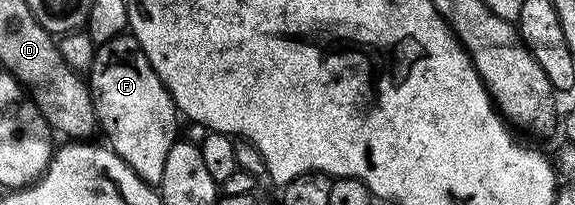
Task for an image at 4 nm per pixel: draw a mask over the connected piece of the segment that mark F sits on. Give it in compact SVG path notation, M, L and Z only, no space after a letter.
M123 35L97 46L88 70L88 84L98 123L101 132L106 132L109 148L124 159L140 179L155 187L161 186L168 151L172 151L174 142L180 137L180 114L172 95L166 90L160 75L156 75L152 63L148 63L137 39Z

